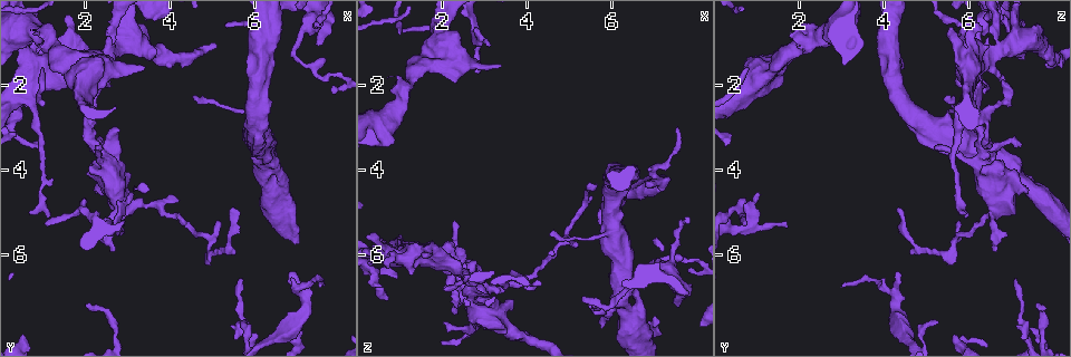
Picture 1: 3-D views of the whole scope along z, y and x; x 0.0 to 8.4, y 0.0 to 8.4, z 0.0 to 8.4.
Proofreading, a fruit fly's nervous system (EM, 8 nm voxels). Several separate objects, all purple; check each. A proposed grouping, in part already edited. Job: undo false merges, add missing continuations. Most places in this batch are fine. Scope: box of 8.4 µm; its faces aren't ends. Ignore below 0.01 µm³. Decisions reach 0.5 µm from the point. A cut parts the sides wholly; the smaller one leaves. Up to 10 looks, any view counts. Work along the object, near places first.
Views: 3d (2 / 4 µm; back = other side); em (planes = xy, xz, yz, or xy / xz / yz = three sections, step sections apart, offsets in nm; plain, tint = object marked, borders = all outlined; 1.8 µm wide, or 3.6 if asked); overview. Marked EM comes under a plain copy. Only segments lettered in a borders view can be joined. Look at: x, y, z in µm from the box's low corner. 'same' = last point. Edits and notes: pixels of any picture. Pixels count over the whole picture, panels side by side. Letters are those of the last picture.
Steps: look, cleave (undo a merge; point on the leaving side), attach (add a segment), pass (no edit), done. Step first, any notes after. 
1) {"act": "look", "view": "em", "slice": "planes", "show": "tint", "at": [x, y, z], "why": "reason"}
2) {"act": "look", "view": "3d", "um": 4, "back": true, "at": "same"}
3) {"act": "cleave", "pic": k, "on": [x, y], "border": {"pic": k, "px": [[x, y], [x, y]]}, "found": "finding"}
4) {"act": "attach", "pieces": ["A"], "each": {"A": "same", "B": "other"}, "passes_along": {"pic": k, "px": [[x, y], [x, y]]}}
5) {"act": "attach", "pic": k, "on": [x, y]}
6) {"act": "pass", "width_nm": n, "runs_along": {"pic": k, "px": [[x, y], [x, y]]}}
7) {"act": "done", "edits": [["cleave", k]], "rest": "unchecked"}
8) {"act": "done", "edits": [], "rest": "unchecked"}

{"act": "look", "view": "3d", "um": 2, "back": true, "at": [3.35, 1.60, 1.55], "why": "branch stops here"}

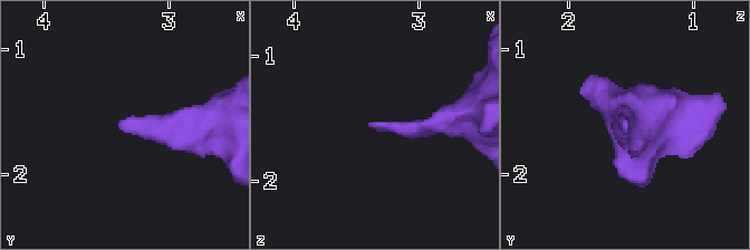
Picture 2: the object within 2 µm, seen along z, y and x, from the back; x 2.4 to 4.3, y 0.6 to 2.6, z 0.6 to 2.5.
{"act": "look", "view": "em", "slice": "planes", "show": "borders", "at": [3.36, 1.62, 1.58], "why": "need the tissue"}

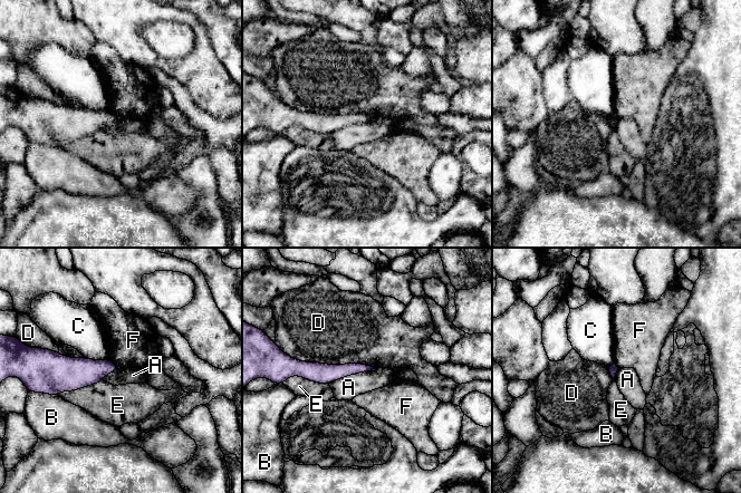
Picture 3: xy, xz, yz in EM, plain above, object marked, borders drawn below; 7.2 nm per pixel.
{"act": "pass", "each": {"A": "other", "B": "other", "C": "other", "D": "other", "E": "other", "F": "other"}, "runs_along": {"pic": 3, "px": [[300, 367], [307, 370], [367, 368]]}, "found": "none of them fits"}

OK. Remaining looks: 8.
{"act": "look", "view": "em", "slice": "planes", "show": "borders", "at": [7.50, 1.05, 7.20], "why": "branch stops here"}

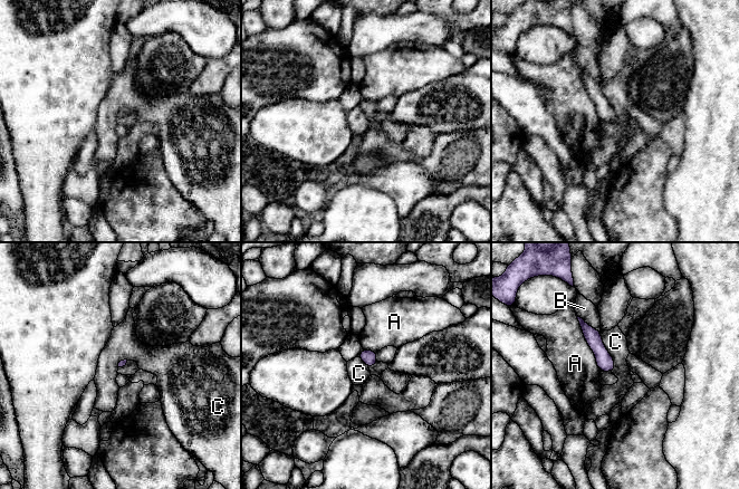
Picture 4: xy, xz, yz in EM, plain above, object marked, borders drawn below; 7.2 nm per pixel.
{"act": "pass", "longest_contact_nm": ["A", 480], "each": {"A": "other", "B": "other", "C": "other"}, "runs_along": {"pic": 4, "px": [[583, 324], [594, 338], [610, 368]]}, "found": "none of them fits"}

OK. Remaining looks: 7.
{"act": "look", "view": "3d", "um": 4, "at": [2.30, 1.60, 6.20], "why": "calibre changes"}

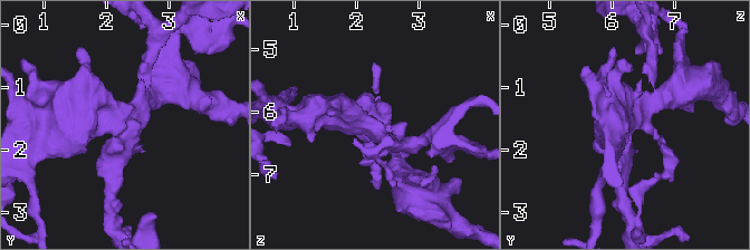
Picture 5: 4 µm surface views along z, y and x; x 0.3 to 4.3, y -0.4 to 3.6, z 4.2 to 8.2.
{"act": "look", "view": "em", "slice": "xy", "step": 4, "show": "borders", "at": [2.25, 1.55, 6.30]}

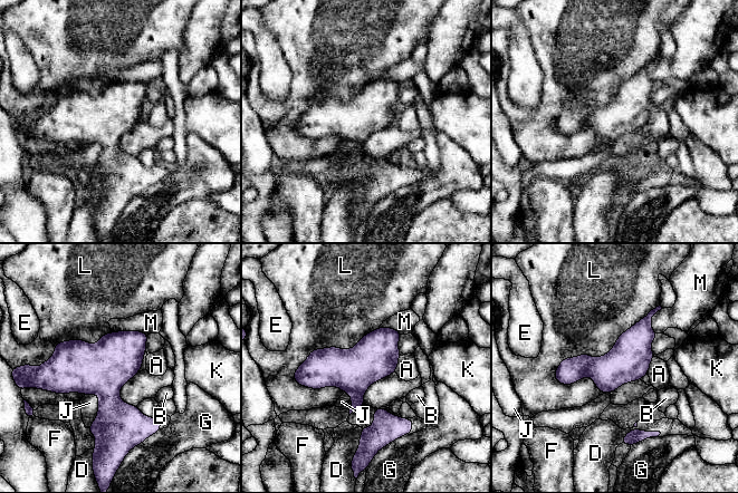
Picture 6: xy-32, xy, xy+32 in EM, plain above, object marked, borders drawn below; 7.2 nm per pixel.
{"act": "pass", "each": {"A": "other", "B": "other", "D": "other", "E": "other", "F": "other", "G": "other", "J": "other", "K": "other", "L": "other", "M": "other"}, "border": {"pic": 6, "px": [[660, 305], [554, 378]]}, "found": "continuous, no second neuron"}

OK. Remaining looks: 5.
{"act": "look", "view": "3d", "um": 4, "at": [6.75, 4.15, 7.25], "why": "an open end"}

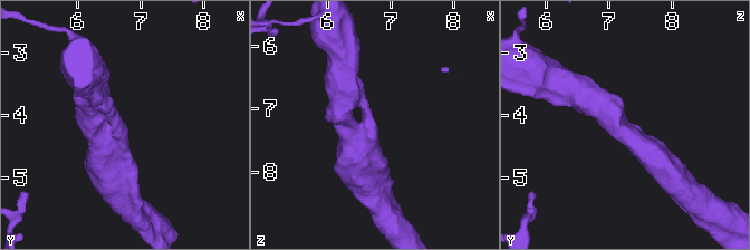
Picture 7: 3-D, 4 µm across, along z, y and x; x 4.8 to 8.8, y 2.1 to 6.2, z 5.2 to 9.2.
{"act": "look", "view": "em", "slice": "planes", "show": "borders", "at": [6.75, 4.10, 7.25], "arm_widths_nm": [380, 400], "why": "shape alone is not enough"}

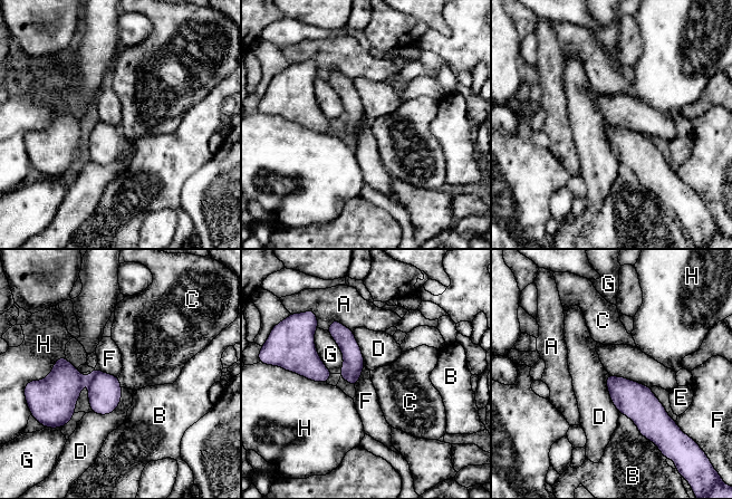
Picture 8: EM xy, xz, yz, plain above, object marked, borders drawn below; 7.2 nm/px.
{"act": "pass", "each": {"A": "other", "B": "other", "C": "other", "D": "other", "E": "other", "F": "other", "G": "other", "H": "other"}, "runs_along": {"pic": 8, "px": [[334, 324], [352, 352], [354, 381]]}, "found": "no lettered segment goes on from it"}

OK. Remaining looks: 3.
{"act": "done", "edits": [], "rest": "unchecked"}

